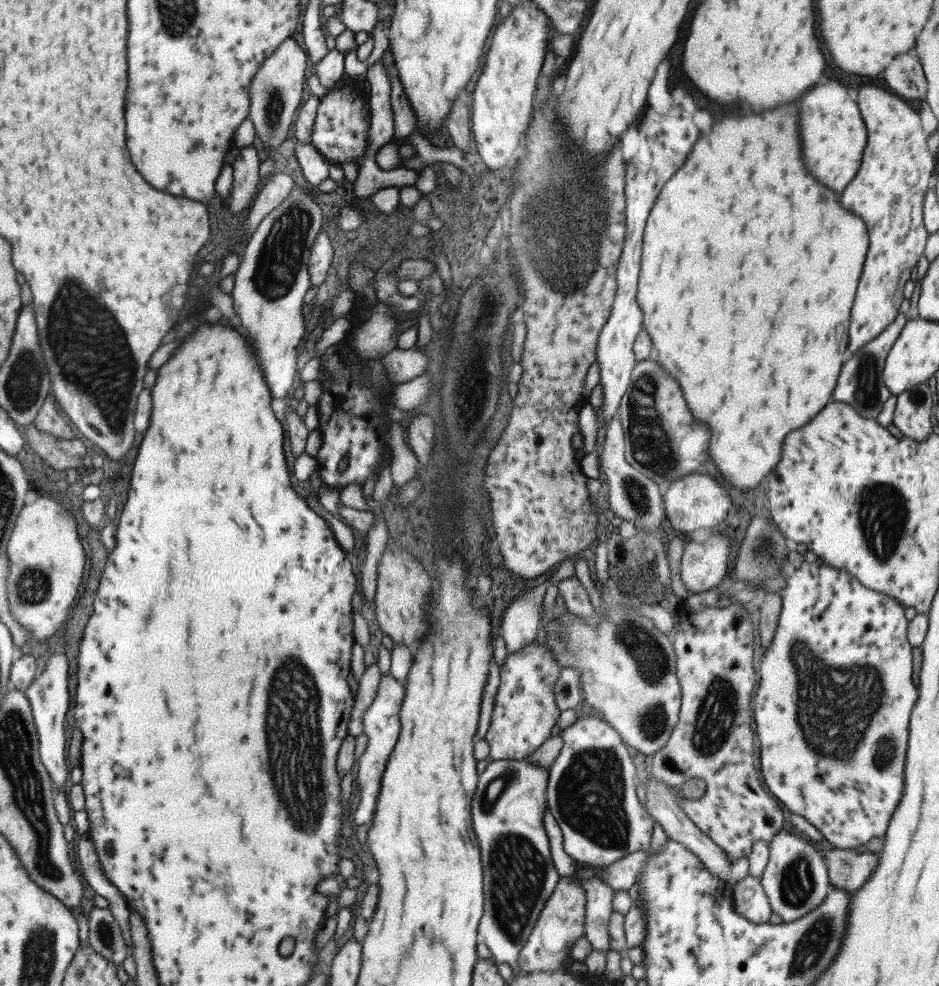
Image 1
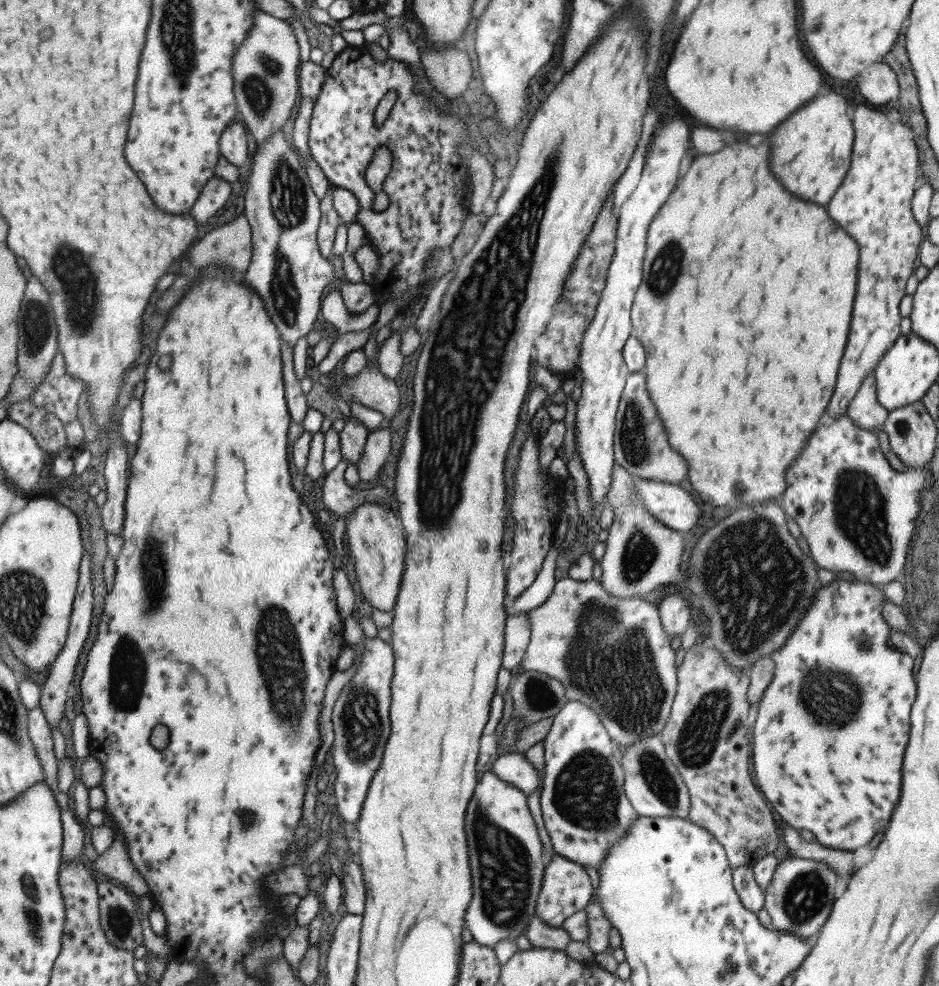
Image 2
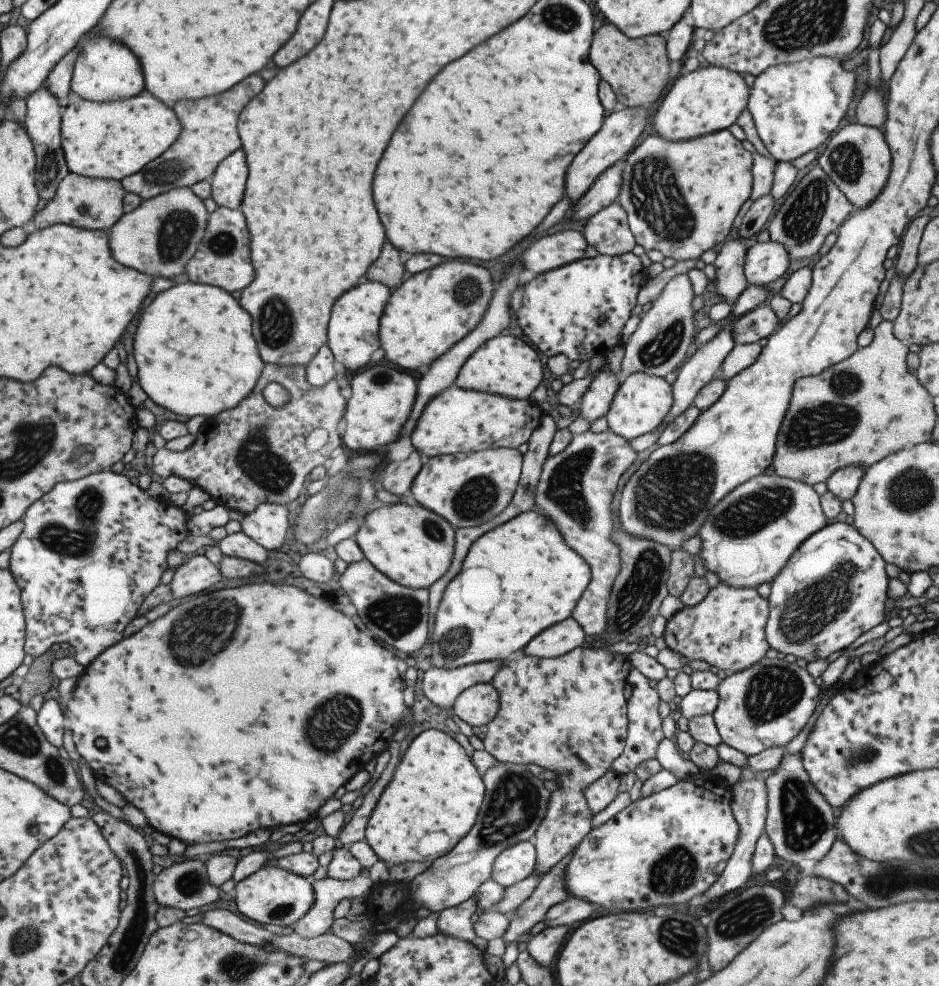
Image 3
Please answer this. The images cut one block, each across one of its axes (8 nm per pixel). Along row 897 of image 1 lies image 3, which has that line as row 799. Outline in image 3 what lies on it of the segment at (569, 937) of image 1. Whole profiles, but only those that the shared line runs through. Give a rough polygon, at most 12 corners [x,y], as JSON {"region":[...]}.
{"region":[[623,654],[505,659],[484,749],[557,776],[535,874],[591,829],[623,750]]}

